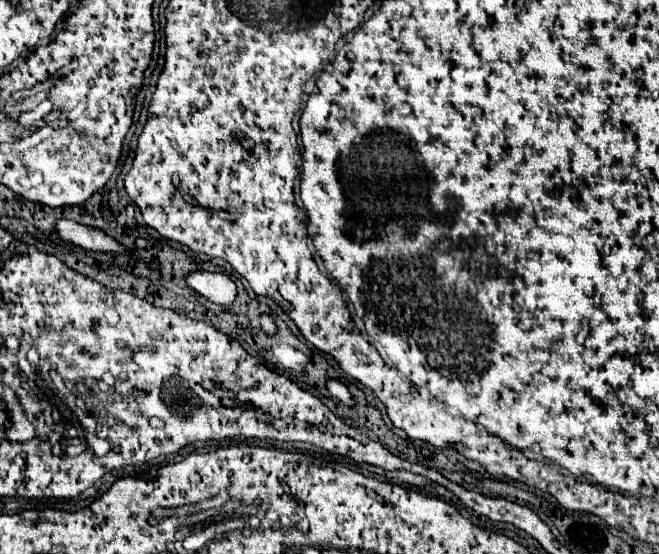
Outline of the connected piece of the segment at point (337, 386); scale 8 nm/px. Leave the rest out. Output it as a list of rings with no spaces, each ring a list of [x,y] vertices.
[[[327,379],[325,381],[325,387],[329,389],[329,393],[335,397],[335,399],[339,399],[343,405],[347,405],[347,407],[357,407],[357,401],[355,401],[355,397],[351,395],[351,391],[347,389],[347,385],[345,383],[341,383],[339,379]]]

